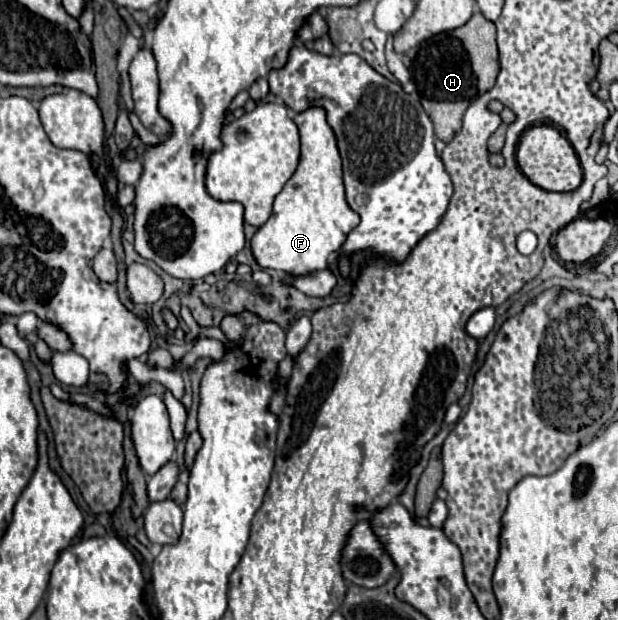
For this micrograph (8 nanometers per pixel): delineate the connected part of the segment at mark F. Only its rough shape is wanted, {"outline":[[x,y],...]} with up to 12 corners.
{"outline":[[322,107],[296,173],[252,237],[260,267],[326,269],[360,217]]}

